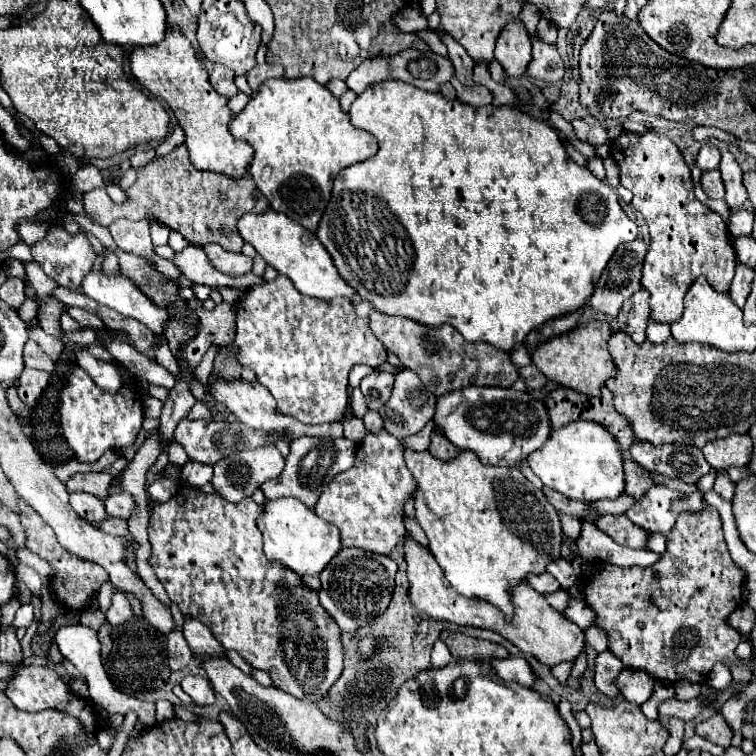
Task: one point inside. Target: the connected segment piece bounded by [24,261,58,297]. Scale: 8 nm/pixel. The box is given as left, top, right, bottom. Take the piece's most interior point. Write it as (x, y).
(39, 281)

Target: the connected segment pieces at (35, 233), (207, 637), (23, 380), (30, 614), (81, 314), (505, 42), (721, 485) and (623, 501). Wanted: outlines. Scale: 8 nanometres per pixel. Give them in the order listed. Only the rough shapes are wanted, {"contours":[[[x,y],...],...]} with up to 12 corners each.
{"contours":[[[20,221],[16,227],[24,243],[32,245],[46,237],[48,225]],[[194,617],[182,629],[192,653],[224,655],[220,641]],[[24,369],[18,381],[18,397],[34,405],[50,375]],[[30,603],[22,605],[16,613],[14,627],[28,627],[34,619]],[[70,307],[68,313],[80,325],[90,325],[96,331],[104,329],[96,315],[80,307]],[[522,21],[496,41],[496,61],[522,77],[532,61],[532,41]],[[726,473],[716,477],[714,491],[720,497],[734,497],[734,483]],[[620,495],[612,501],[588,503],[600,515],[604,513],[622,515],[628,505],[632,497]]]}

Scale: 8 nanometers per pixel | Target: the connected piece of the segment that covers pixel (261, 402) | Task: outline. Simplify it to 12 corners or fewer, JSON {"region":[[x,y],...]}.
{"region":[[216,379],[210,395],[240,423],[284,441],[342,437],[342,423],[280,415],[258,381]]}

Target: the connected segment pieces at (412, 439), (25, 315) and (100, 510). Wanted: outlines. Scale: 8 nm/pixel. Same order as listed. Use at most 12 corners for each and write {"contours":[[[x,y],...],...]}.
{"contours":[[[432,420],[421,432],[403,439],[405,448],[427,450],[434,424]],[[26,298],[18,309],[27,322],[37,315],[38,303]],[[82,491],[70,505],[92,525],[106,519],[102,499]]]}

